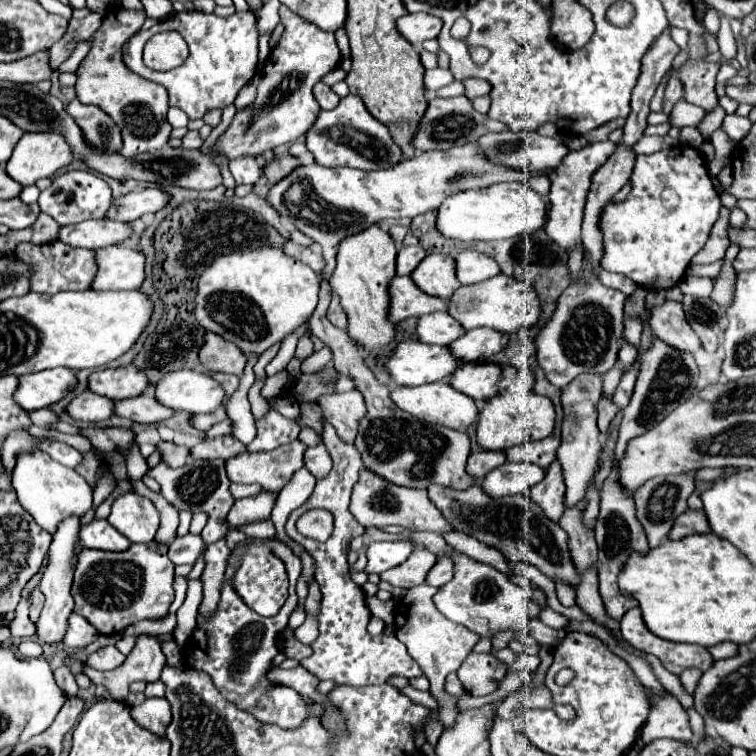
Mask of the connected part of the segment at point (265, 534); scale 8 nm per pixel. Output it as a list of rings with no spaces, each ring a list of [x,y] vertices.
[[[265,520],[261,524],[249,524],[249,526],[241,526],[239,530],[243,530],[249,538],[275,538],[275,526],[271,520]]]

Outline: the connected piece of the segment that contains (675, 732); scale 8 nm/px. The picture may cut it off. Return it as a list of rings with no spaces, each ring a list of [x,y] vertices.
[[[651,692],[651,696],[653,696],[653,708],[651,708],[649,718],[647,718],[647,722],[645,722],[645,726],[643,726],[643,732],[641,732],[643,742],[649,744],[649,742],[653,742],[655,738],[663,738],[663,736],[665,736],[665,738],[679,738],[679,740],[683,740],[683,742],[691,742],[693,732],[691,732],[691,728],[689,728],[689,716],[687,716],[687,712],[683,710],[683,706],[679,704],[679,700],[677,700],[675,696],[671,696],[671,694],[665,694],[663,698],[659,698],[659,696],[655,696],[655,694]]]

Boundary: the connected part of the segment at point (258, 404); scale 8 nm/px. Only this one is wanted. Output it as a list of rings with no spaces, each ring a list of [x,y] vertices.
[[[257,380],[253,384],[253,388],[249,390],[249,402],[251,402],[251,412],[255,416],[255,420],[261,420],[267,412],[269,412],[269,402],[261,398],[261,388],[263,388],[263,380]]]

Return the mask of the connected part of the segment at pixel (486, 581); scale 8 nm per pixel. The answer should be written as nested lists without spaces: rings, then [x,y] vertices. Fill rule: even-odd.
[[[455,554],[453,562],[455,562],[455,576],[453,576],[453,580],[449,584],[445,584],[443,588],[439,588],[439,594],[433,598],[437,610],[443,616],[447,616],[449,620],[453,620],[457,624],[467,626],[471,632],[475,632],[479,636],[489,636],[489,638],[493,634],[501,632],[501,630],[525,630],[525,628],[529,628],[527,602],[531,600],[531,590],[513,584],[505,574],[497,572],[493,566],[481,564],[481,562],[477,562],[477,560],[469,558],[469,556]]]

